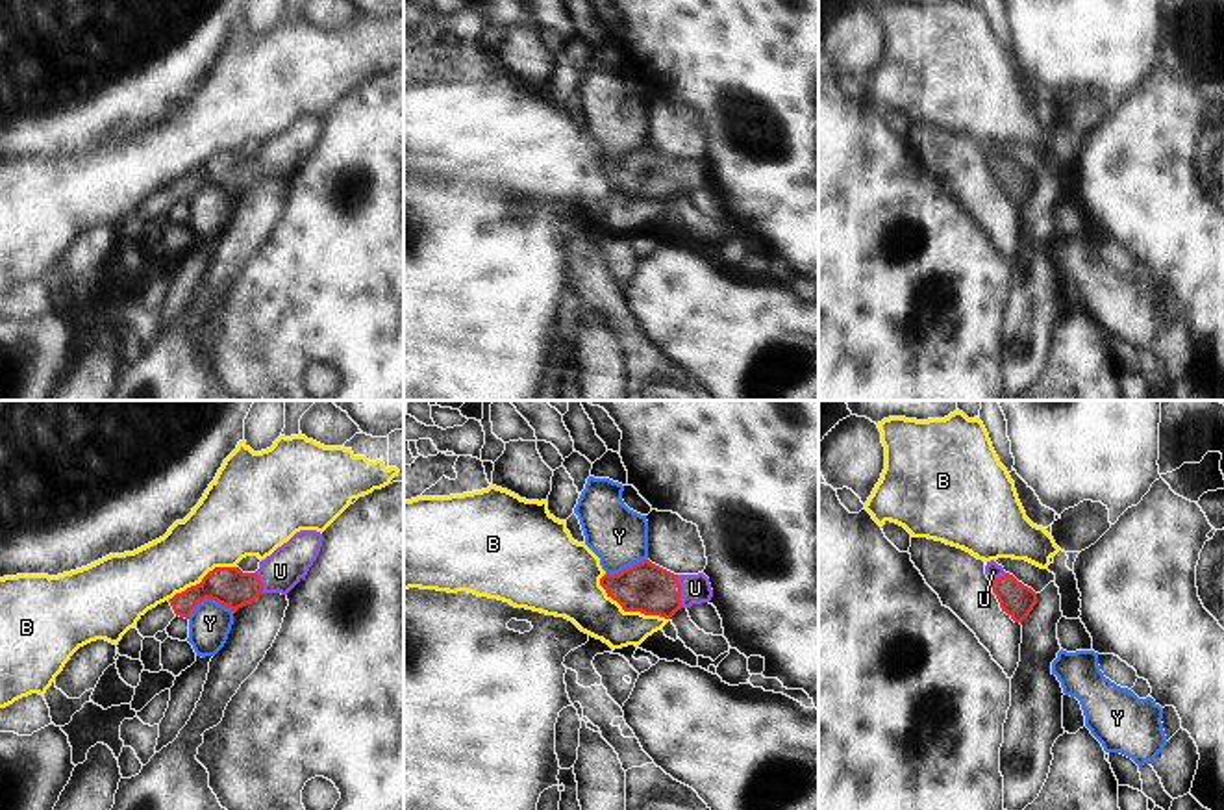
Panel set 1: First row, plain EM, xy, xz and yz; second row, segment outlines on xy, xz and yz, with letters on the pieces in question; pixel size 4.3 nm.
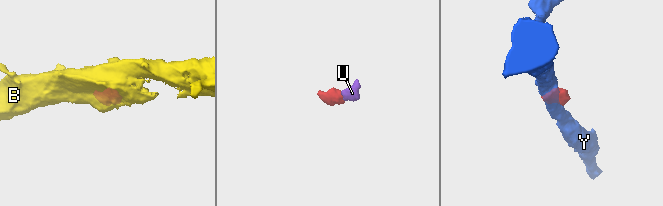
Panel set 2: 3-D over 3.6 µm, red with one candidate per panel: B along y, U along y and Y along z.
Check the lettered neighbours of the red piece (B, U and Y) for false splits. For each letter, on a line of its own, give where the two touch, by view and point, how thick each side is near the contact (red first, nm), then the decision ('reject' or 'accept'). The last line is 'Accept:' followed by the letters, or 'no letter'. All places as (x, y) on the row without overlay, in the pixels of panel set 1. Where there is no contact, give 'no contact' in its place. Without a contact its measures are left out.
B: contact xz (630, 195); calibres 220 and 220 nm; reject
U: contact xz (680, 177); calibres 220 and 130 nm; accept
Y: contact xy (208, 182); calibres 170 and 190 nm; reject
Accept: U

